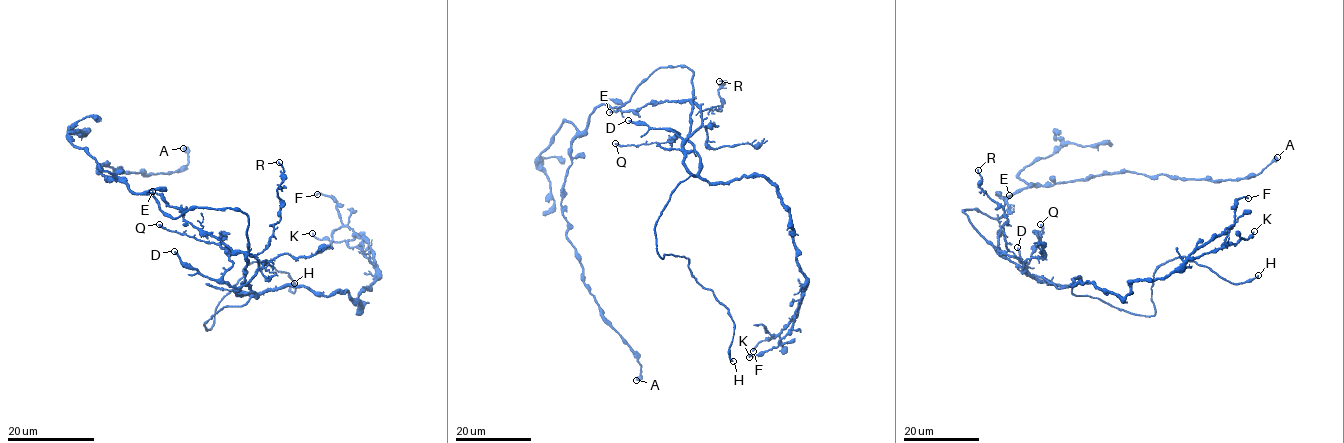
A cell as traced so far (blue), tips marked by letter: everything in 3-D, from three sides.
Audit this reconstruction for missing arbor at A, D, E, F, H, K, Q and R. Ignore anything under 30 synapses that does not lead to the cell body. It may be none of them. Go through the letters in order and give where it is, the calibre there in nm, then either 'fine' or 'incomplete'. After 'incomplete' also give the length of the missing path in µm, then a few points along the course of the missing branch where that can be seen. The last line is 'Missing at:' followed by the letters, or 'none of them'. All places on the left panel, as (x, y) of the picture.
A: place (183, 148); calibre 600 nm; fine
D: place (174, 251); calibre 260 nm; fine
E: place (152, 191); calibre 180 nm; fine
F: place (317, 194); calibre 220 nm; fine
H: place (294, 283); calibre 200 nm; incomplete; missing 35 µm; course (294, 283), (310, 270), (304, 248), (333, 218), (334, 211), (329, 202)
K: place (312, 233); calibre 180 nm; fine
Q: place (159, 224); calibre 280 nm; fine
R: place (279, 162); calibre 120 nm; fine
Missing at: H

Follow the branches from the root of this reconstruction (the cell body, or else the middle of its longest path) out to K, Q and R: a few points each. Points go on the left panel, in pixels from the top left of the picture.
K: (248, 226), (241, 283), (256, 298), (305, 286), (346, 291), (360, 308), (377, 269), (345, 240), (312, 233)
Q: (248, 226), (245, 281), (231, 287), (223, 274), (232, 261), (223, 248), (159, 224)
R: (248, 226), (248, 253), (256, 255), (268, 246), (281, 217), (279, 162)

